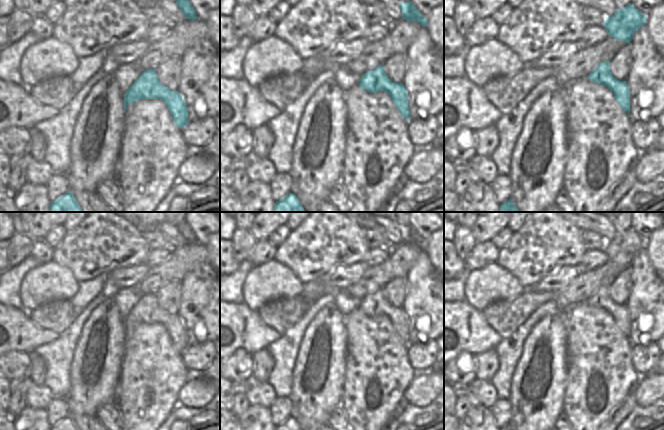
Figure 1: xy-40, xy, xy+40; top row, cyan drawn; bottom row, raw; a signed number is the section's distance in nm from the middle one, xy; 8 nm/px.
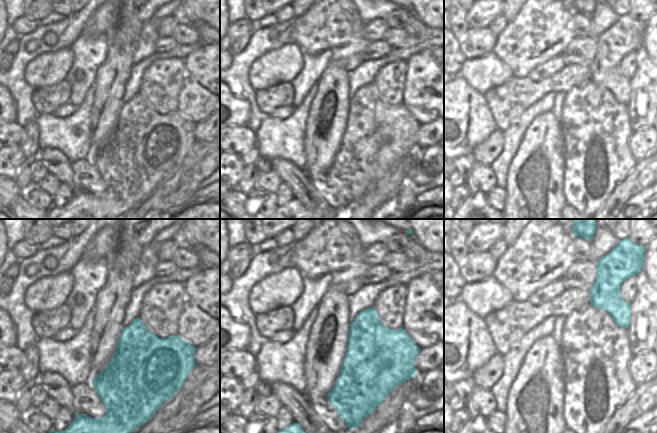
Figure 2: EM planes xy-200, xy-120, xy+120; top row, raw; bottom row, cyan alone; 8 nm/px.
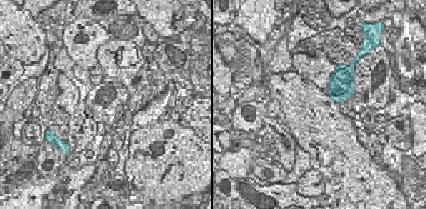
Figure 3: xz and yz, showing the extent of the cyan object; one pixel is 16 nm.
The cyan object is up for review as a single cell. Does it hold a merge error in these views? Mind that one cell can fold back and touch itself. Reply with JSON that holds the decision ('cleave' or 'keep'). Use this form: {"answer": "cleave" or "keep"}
{"answer": "keep"}

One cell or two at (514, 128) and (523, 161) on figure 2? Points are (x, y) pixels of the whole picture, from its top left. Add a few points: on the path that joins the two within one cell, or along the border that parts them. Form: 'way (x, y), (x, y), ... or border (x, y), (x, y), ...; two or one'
border (530, 123), (510, 166); two

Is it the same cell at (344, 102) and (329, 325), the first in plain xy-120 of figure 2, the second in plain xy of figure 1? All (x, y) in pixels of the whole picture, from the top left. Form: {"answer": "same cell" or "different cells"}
{"answer": "same cell"}

